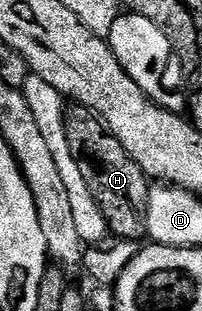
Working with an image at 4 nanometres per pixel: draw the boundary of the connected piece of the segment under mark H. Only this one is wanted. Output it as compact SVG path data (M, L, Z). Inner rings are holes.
M73 104L65 115L65 125L71 154L77 157L79 170L105 215L109 234L122 241L139 242L148 231L149 177L126 155L126 147L118 143L93 109Z

